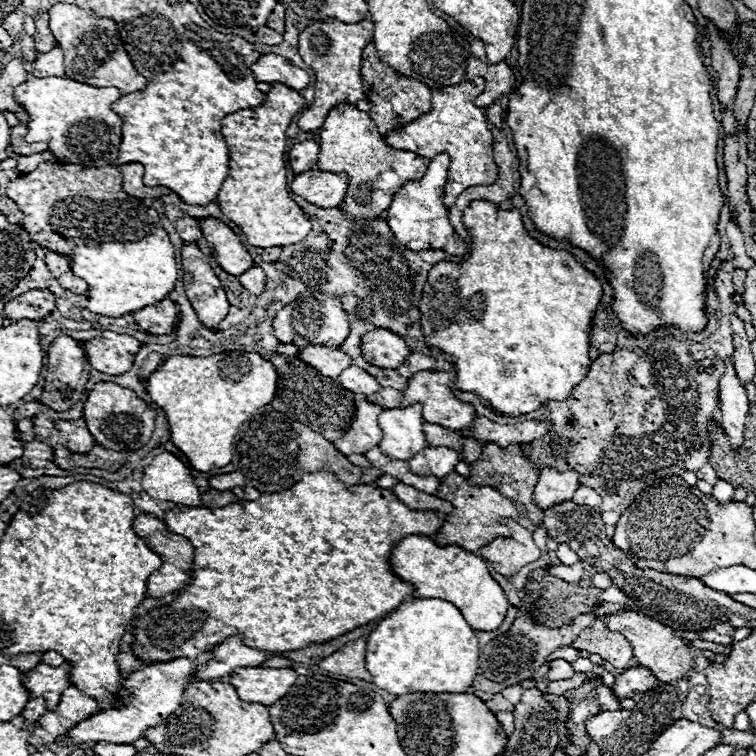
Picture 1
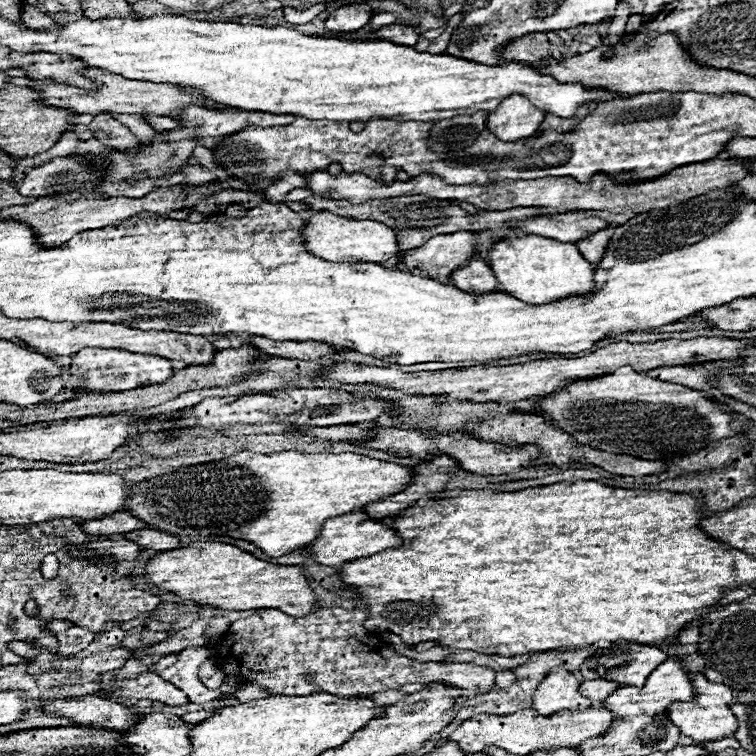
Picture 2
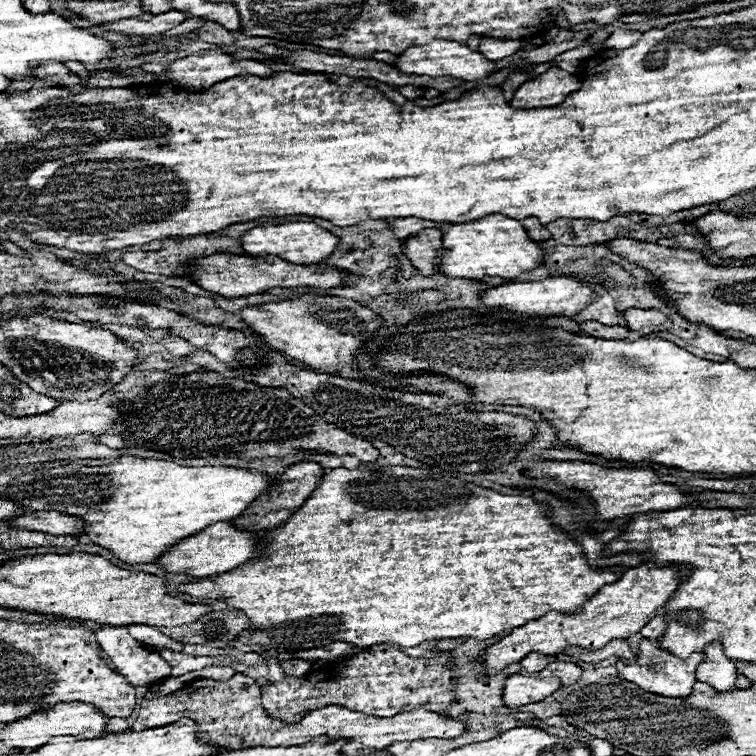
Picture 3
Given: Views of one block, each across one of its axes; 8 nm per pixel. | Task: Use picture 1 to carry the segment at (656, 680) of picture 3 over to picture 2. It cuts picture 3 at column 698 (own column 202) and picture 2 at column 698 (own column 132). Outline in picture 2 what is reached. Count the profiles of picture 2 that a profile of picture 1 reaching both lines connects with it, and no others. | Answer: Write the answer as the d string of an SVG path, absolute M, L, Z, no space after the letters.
M690 674L694 682L694 700L684 702L684 704L670 704L668 706L668 718L680 728L684 736L690 736L694 742L706 742L706 740L722 740L726 736L736 734L736 718L730 710L732 702L732 690L724 684L708 682L704 674Z

